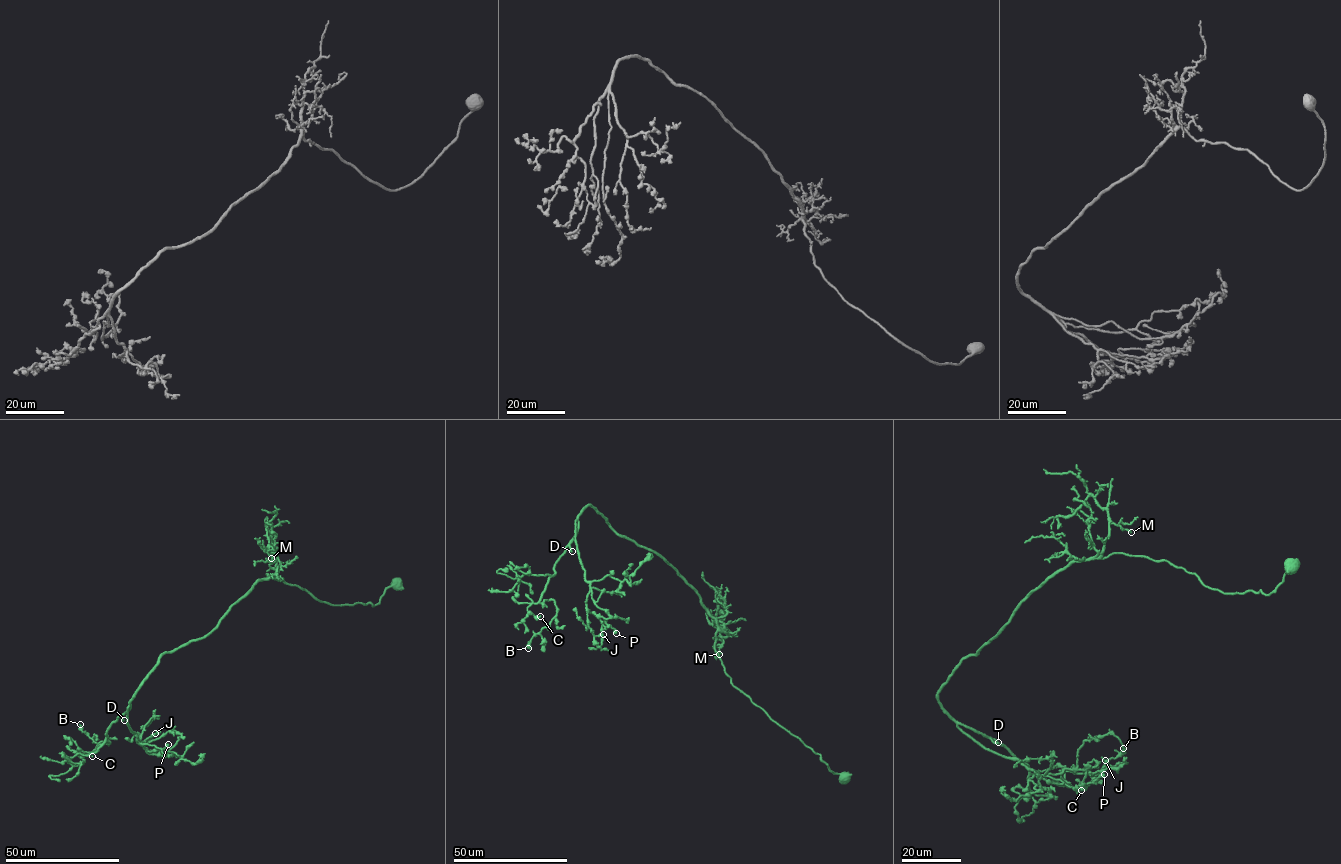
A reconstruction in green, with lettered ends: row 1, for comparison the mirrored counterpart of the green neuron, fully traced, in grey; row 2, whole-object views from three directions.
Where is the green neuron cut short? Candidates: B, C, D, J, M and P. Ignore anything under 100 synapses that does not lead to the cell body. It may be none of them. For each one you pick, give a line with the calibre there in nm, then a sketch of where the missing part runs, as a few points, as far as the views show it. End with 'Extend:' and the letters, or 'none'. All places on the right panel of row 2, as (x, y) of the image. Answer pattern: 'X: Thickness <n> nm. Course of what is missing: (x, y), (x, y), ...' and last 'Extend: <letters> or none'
D: Thickness 280 nm. Course of what is missing: (998, 742), (1091, 765), (1114, 760), (1130, 736), (1163, 716), (1127, 713), (1129, 734)
Extend: D

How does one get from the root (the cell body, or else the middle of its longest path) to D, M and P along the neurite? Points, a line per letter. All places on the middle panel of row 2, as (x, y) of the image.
D: (845, 778), (731, 683), (714, 648), (717, 621), (663, 558), (618, 534), (591, 505), (577, 517), (572, 551)
M: (845, 778), (831, 771), (819, 754), (731, 683), (714, 648), (718, 630), (727, 634), (719, 654)
P: (845, 778), (731, 683), (717, 621), (678, 573), (588, 505), (576, 547), (616, 633)

